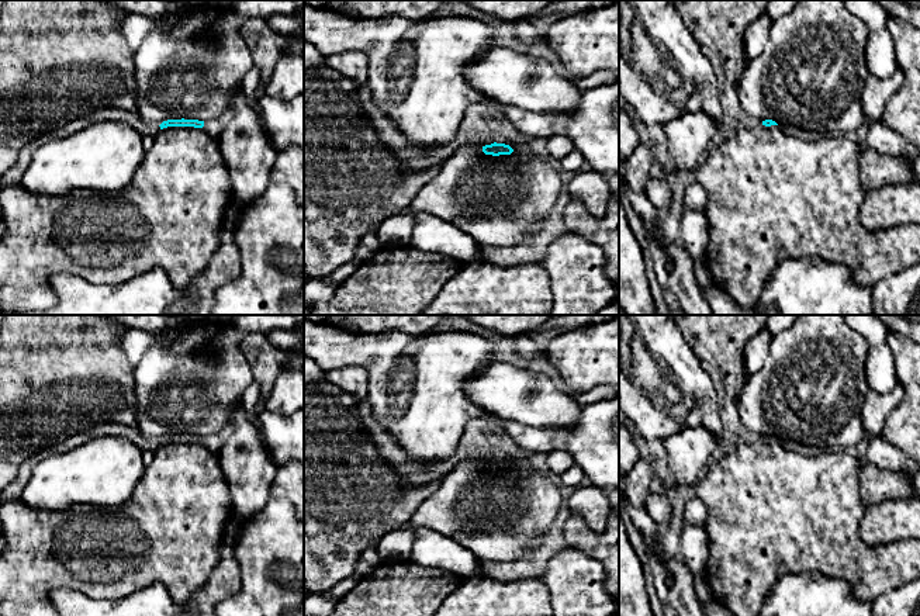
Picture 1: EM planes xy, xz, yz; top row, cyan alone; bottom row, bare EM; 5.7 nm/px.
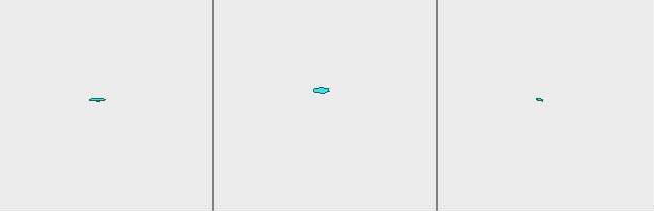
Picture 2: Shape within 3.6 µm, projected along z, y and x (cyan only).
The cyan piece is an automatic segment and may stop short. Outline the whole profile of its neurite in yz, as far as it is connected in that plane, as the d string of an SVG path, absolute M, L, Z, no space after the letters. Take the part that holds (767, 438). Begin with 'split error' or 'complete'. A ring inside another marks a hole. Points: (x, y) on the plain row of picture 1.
split error | M772 435L761 442L720 451L710 461L708 474L696 482L695 496L706 508L708 560L703 575L713 599L733 616L757 616L774 585L788 574L807 572L813 577L845 581L858 601L878 596L920 579L920 540L902 540L869 546L860 536L867 506L861 498L860 458L840 451L802 456L784 449Z

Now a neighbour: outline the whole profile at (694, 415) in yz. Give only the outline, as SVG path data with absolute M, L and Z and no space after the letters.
M619 315L619 408L647 443L688 426L702 425L717 439L723 430L713 381L668 315Z

